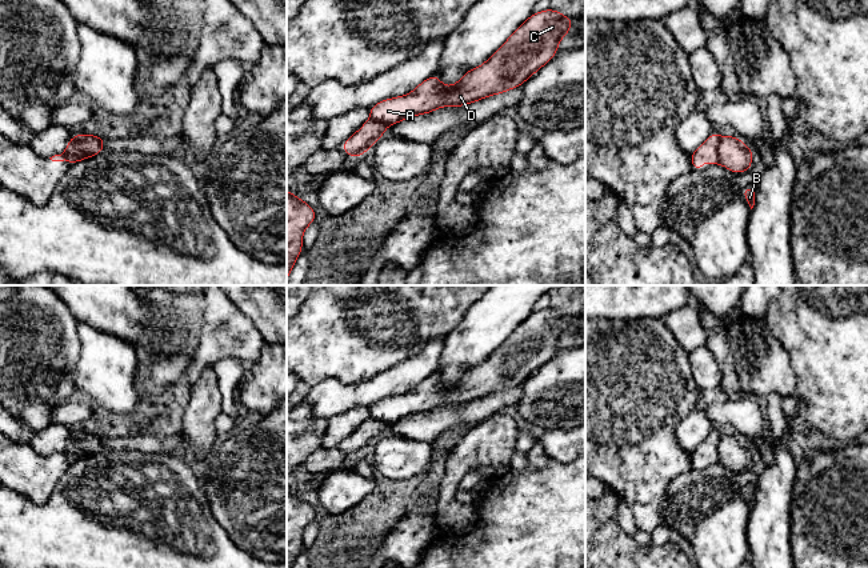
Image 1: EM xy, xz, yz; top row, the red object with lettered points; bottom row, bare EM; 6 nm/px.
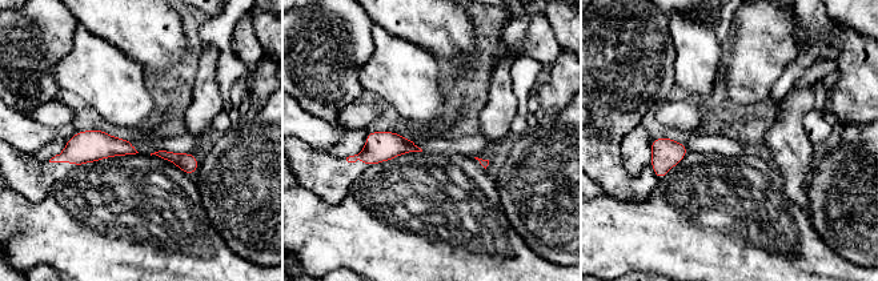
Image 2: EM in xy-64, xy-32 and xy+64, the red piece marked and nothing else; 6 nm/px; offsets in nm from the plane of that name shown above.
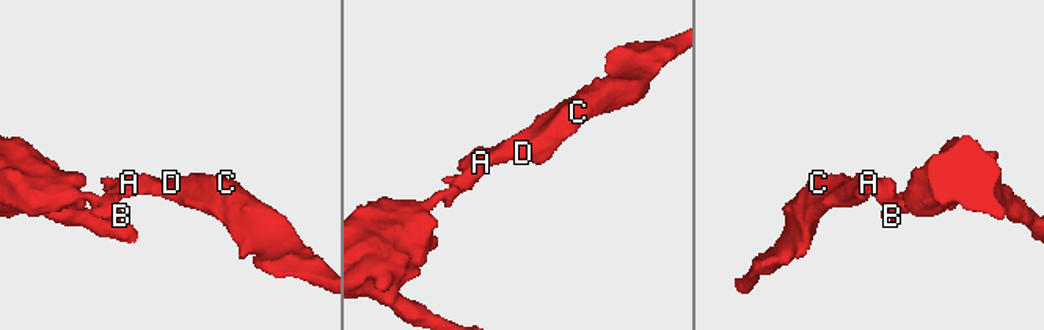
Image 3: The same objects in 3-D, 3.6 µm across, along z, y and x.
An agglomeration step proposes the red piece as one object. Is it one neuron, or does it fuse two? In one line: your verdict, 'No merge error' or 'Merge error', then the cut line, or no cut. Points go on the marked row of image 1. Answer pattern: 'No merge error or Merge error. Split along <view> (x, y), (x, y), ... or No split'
Merge error. Split along xy (72, 136), (78, 146), (78, 158), (87, 158)

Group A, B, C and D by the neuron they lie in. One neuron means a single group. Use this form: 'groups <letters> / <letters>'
groups A C D / B

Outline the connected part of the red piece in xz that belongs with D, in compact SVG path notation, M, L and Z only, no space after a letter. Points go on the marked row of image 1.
M551 8L532 13L484 64L467 71L455 85L443 85L435 73L405 96L376 103L369 108L369 116L388 127L441 107L464 107L523 85L553 59L572 25L571 17Z

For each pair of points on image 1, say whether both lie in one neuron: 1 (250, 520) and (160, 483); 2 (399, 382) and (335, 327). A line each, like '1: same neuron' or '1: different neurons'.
1: different neurons
2: different neurons

